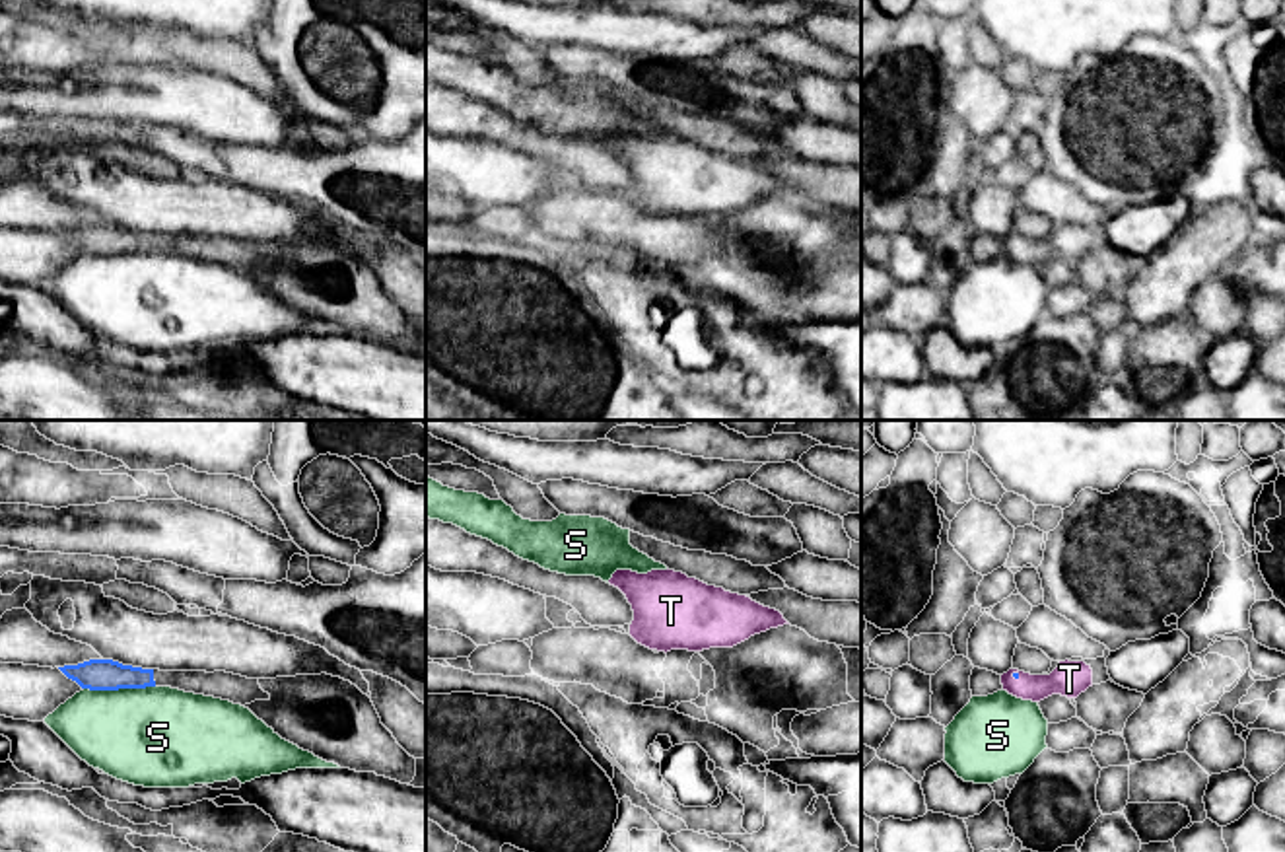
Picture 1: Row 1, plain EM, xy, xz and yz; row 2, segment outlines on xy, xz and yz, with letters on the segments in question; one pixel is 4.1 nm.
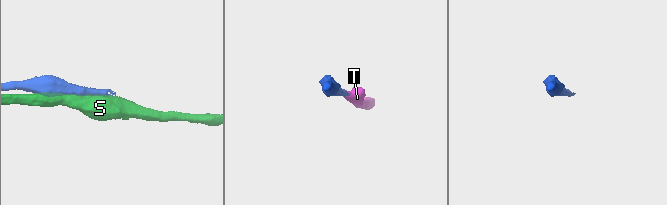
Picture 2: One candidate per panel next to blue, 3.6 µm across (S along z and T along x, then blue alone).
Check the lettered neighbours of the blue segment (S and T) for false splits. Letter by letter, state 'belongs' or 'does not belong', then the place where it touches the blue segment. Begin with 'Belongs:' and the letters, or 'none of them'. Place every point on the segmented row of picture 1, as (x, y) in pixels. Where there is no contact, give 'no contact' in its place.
Belongs: T
S: does not belong; contact xy (119, 687)
T: belongs; contact yz (1015, 674)

